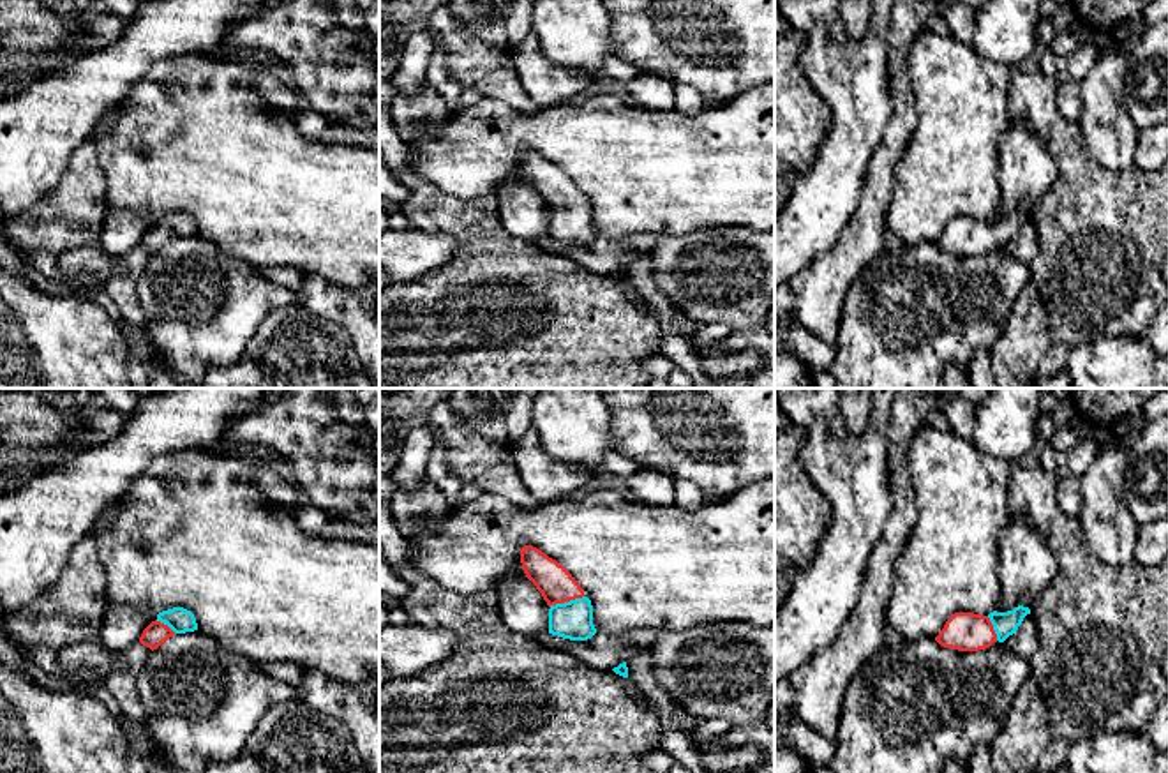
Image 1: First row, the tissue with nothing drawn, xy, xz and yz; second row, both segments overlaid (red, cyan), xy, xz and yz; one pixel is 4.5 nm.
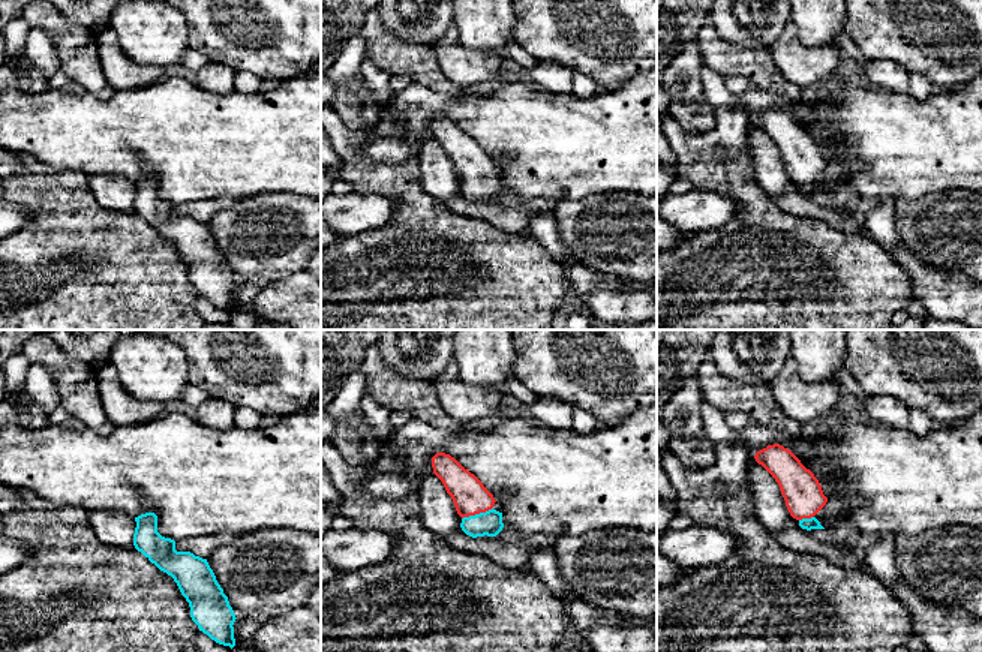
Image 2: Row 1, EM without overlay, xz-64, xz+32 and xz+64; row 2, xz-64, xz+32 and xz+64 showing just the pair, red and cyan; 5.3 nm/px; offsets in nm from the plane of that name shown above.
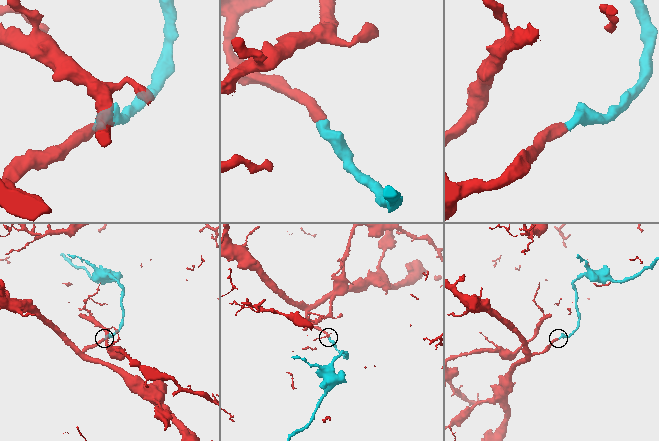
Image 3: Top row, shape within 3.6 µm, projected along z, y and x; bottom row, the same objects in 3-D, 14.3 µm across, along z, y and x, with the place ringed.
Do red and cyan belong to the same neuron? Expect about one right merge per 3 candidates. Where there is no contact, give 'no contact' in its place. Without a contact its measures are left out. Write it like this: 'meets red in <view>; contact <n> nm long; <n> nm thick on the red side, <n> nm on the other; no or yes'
meets red in xz; contact 170 nm long; 160 nm thick on the red side, 180 nm on the other; yes

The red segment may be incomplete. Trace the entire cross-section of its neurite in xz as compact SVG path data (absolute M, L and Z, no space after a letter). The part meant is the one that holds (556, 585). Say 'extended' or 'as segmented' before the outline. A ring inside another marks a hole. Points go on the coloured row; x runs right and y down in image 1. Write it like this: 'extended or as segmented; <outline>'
extended; M533 545L520 549L520 563L526 577L550 607L549 634L570 641L591 639L596 634L593 605L572 574Z

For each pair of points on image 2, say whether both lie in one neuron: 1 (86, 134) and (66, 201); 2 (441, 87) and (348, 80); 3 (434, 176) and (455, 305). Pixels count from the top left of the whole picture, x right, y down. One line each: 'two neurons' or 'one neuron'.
1: two neurons
2: two neurons
3: two neurons

